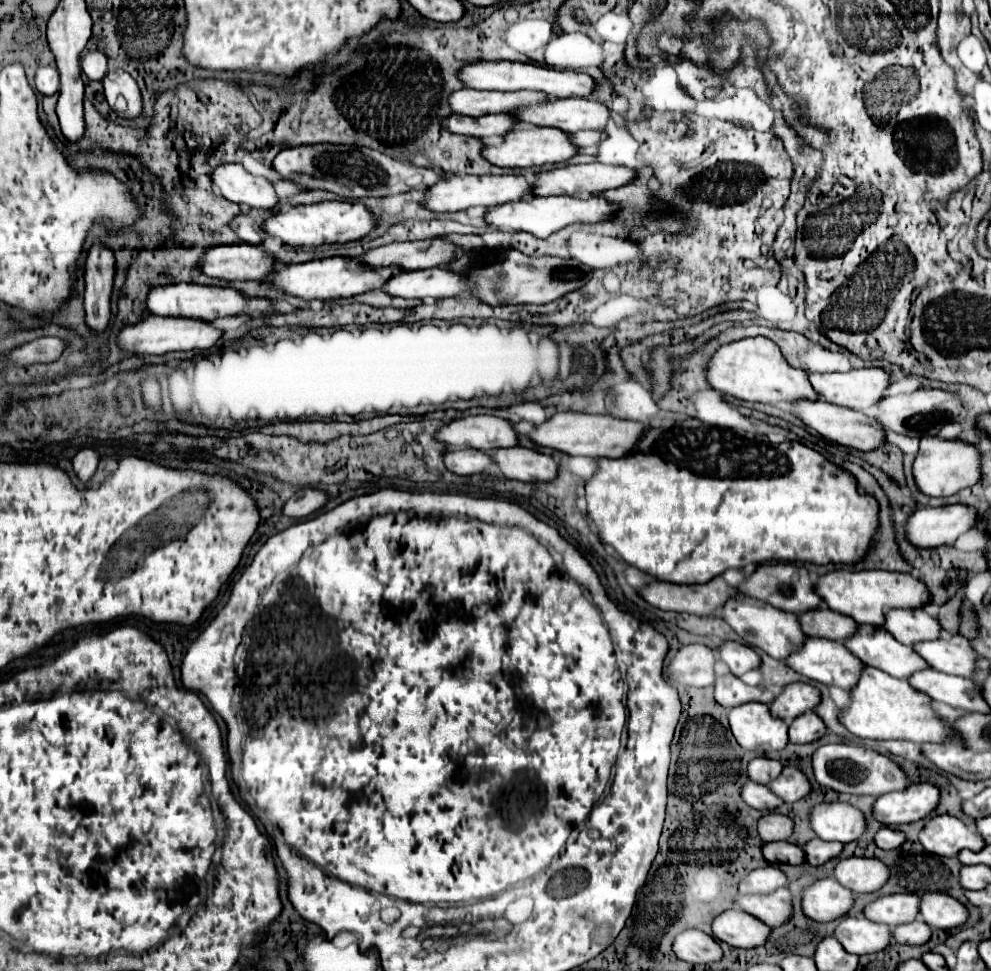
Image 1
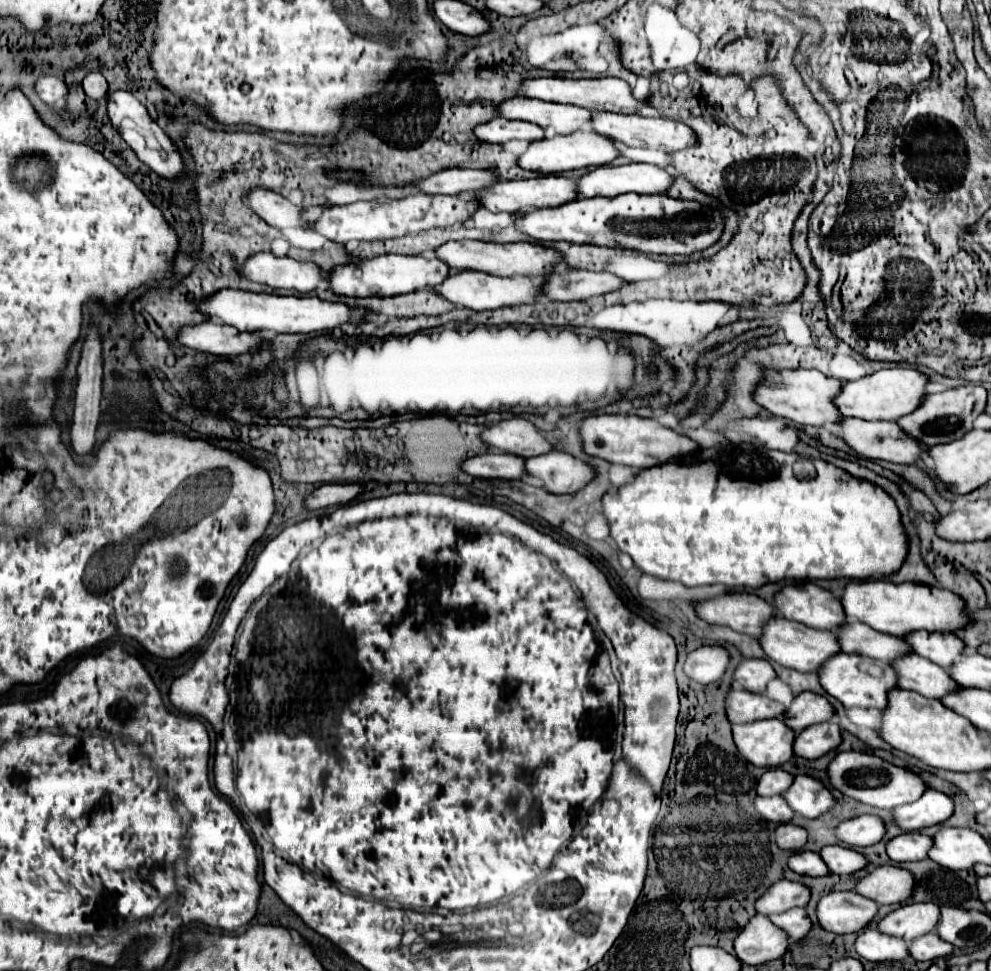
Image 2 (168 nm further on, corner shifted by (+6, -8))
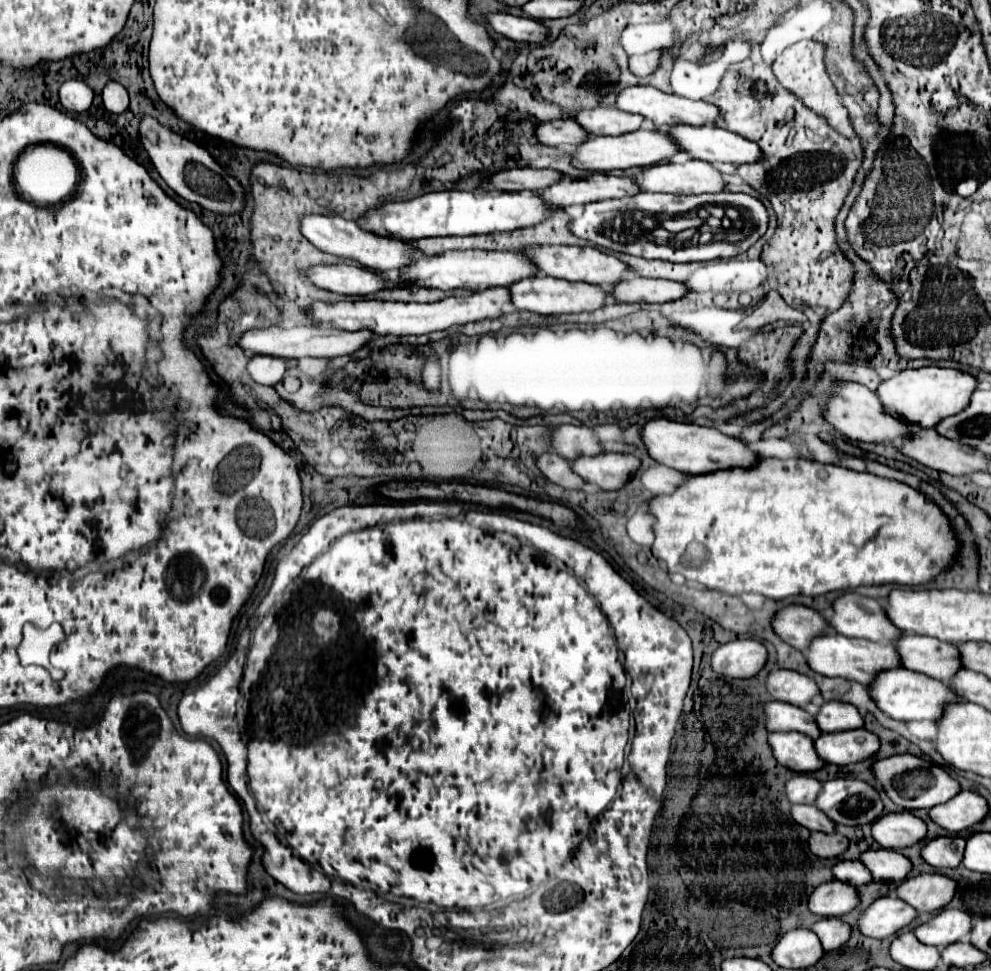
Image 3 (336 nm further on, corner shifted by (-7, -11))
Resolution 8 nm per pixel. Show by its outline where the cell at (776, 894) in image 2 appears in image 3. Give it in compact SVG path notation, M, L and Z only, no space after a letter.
M833 880L817 886L809 894L809 910L819 916L841 916L859 904L855 886Z

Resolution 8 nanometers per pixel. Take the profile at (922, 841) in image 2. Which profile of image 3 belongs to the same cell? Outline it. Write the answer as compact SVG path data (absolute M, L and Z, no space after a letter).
M937 836L921 848L921 858L935 868L955 868L961 864L965 840L961 836Z

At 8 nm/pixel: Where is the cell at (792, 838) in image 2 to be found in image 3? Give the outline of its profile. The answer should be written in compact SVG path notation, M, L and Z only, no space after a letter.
M811 832L807 838L807 848L811 854L819 858L837 858L847 850L847 838L839 832Z

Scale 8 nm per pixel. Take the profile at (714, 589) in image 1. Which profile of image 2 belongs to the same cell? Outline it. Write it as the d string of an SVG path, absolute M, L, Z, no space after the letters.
M738 593L738 595L718 595L696 605L698 615L708 623L728 625L738 633L752 637L762 637L762 625L778 617L774 605L760 599L758 595Z

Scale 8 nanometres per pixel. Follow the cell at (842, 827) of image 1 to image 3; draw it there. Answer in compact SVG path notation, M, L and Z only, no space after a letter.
M895 812L879 816L871 826L871 836L881 848L899 850L905 846L913 846L927 832L927 826L921 818L911 812Z

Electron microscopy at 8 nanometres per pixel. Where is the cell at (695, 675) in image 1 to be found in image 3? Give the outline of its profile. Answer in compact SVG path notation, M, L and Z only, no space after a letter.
M747 638L747 640L733 640L719 646L711 656L711 668L717 674L729 678L751 678L755 676L767 660L767 650L761 642Z

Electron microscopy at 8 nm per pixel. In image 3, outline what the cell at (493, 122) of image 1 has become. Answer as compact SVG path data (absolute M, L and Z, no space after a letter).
M551 120L541 122L535 128L537 142L545 146L577 146L585 140L587 134L583 134L581 126L575 126L571 120Z

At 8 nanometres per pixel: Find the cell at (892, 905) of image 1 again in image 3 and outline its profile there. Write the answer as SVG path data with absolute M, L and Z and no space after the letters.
M941 908L933 918L929 918L929 922L915 926L913 934L923 944L943 948L951 942L965 938L969 930L971 930L971 918L967 914L953 908Z

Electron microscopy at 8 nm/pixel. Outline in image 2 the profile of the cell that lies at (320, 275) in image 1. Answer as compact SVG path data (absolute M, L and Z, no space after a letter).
M382 255L382 257L366 259L360 263L336 267L330 273L330 289L346 297L372 297L372 295L394 297L394 295L412 293L426 287L436 287L452 273L456 271L450 271L450 267L446 267L446 263L442 263L436 257L428 259L422 255Z

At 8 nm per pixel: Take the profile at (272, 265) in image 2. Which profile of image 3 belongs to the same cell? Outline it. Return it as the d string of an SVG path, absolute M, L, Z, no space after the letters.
M319 264L319 266L311 266L311 268L303 270L301 274L313 286L317 286L321 290L345 294L345 296L367 296L367 294L373 294L373 292L385 288L385 284L381 282L381 278L377 274L373 274L365 268L347 266L347 264L337 264L337 266Z

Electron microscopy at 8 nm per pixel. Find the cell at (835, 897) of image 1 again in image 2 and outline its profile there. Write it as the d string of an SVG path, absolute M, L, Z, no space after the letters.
M836 891L820 899L818 919L826 931L856 933L874 921L878 903L856 891Z

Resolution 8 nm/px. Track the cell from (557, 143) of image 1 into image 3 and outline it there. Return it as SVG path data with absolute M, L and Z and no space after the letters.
M635 130L621 136L595 136L595 138L589 136L571 152L571 166L579 170L591 170L591 172L609 172L615 168L633 168L633 166L645 168L645 166L659 164L661 160L665 160L675 152L677 152L677 146L657 130L653 132Z

